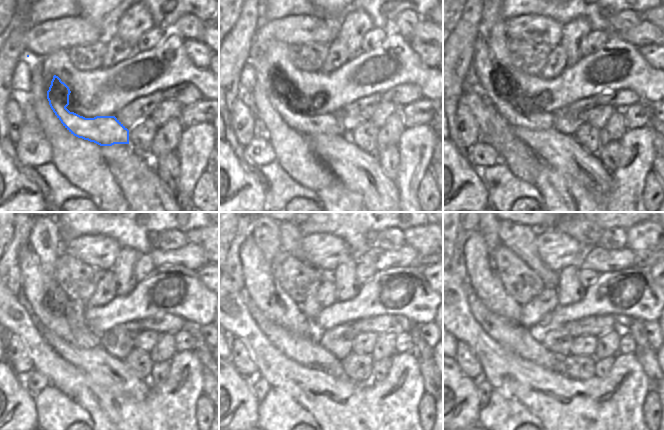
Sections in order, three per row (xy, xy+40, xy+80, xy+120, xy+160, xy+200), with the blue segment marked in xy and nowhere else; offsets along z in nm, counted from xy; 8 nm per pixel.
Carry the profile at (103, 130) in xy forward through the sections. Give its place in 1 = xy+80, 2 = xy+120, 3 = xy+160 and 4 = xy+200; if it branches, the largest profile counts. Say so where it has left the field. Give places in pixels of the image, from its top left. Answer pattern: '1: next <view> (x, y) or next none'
1: next xy+80 (496, 82)
2: next xy+120 (50, 306)
3: next xy+160 (262, 288)
4: next xy+200 (482, 278)

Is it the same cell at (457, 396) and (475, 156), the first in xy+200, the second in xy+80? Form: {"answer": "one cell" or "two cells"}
{"answer": "two cells"}

